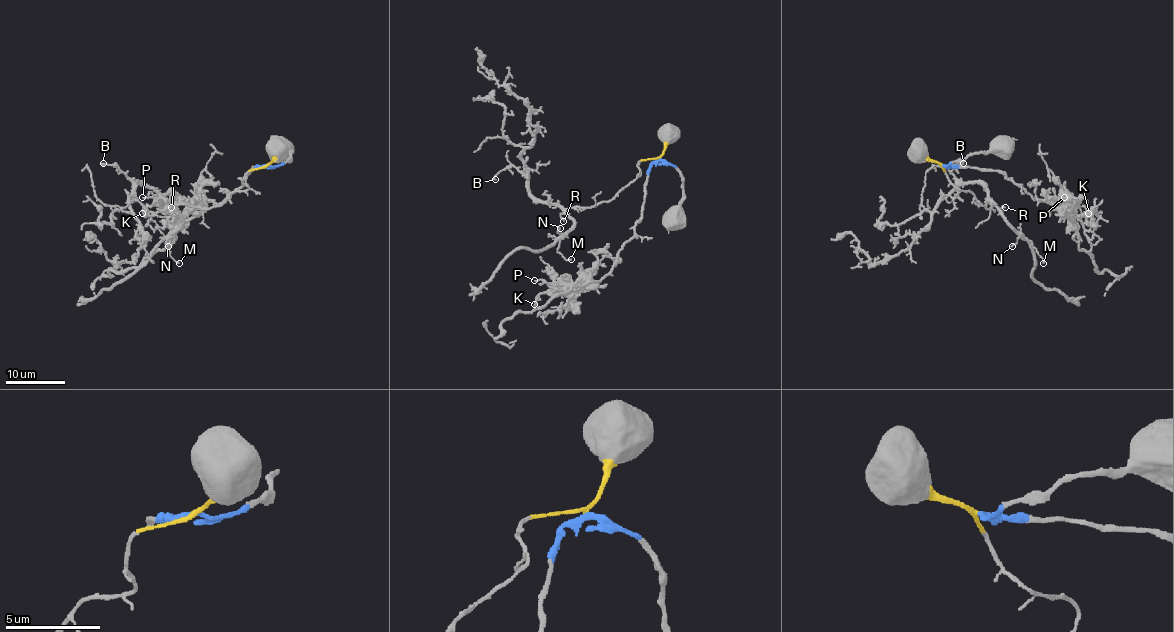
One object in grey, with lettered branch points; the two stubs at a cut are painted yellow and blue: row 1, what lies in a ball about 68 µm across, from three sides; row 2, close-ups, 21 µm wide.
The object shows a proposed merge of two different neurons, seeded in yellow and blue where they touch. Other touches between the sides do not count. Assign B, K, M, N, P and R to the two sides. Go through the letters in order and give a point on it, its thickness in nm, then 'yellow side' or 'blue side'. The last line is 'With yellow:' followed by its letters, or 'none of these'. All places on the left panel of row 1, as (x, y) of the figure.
B: (103, 163) | 140 nm | yellow side
K: (142, 213) | 170 nm | blue side
M: (179, 263) | 150 nm | yellow side
N: (168, 246) | 130 nm | yellow side
P: (142, 197) | 140 nm | blue side
R: (171, 207) | 130 nm | yellow side
With yellow: B, M, N, R

